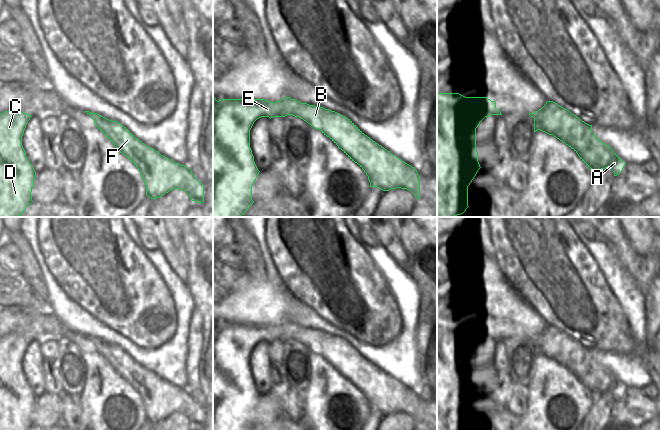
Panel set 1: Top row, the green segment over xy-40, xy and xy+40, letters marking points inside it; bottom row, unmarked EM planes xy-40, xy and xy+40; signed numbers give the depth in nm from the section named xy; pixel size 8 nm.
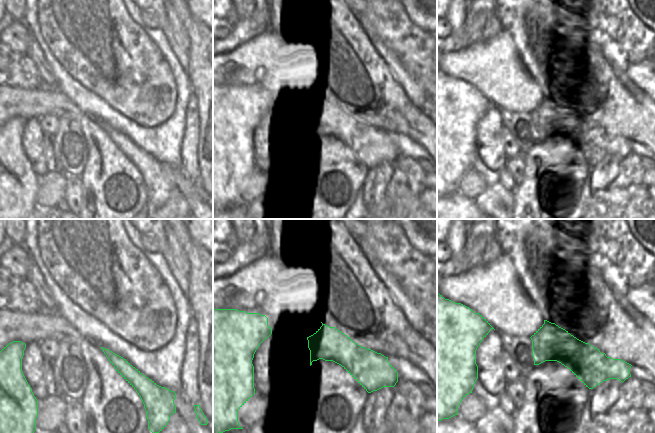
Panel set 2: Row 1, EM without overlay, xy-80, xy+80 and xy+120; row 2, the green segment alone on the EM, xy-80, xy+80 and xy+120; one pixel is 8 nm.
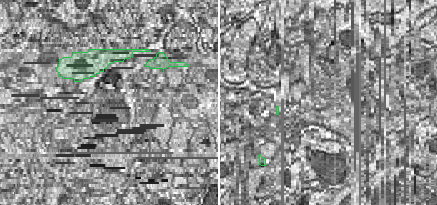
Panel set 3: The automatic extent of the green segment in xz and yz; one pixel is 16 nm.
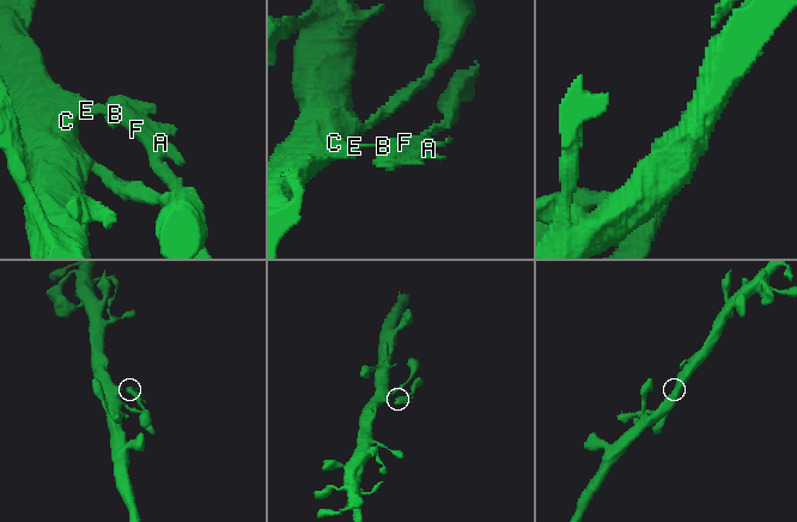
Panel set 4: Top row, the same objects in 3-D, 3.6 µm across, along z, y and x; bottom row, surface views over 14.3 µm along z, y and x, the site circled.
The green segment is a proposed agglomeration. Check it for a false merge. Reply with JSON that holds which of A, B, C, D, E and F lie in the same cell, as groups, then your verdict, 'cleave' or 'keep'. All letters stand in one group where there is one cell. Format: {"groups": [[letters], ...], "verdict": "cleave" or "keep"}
{"groups": [["A", "B", "F"], ["C", "D", "E"]], "verdict": "cleave"}

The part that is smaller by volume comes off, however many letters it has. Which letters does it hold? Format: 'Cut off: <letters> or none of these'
Cut off: A, B, F

